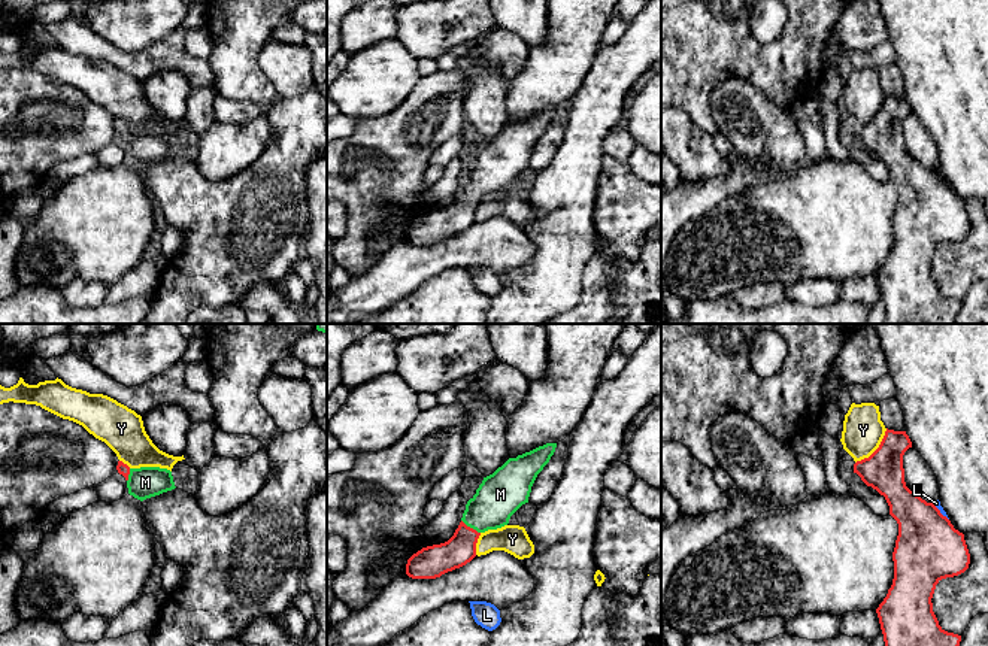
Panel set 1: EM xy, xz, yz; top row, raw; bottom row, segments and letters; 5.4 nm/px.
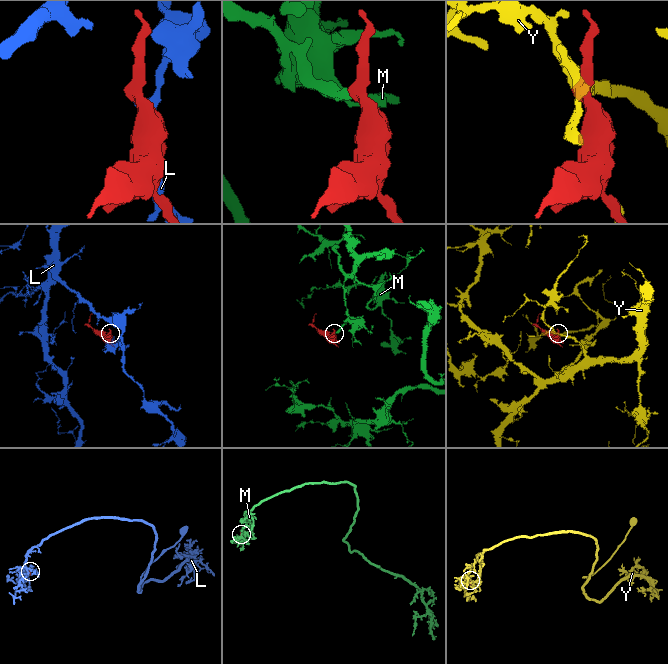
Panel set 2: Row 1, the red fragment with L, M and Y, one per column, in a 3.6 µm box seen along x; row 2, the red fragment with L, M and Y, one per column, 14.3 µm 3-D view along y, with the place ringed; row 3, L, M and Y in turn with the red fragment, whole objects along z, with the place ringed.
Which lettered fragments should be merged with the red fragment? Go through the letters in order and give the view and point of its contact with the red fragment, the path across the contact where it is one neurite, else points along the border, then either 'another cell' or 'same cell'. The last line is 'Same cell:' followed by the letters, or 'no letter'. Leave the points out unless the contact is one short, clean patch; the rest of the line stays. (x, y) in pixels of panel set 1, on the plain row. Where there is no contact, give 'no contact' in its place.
L: yz (939, 178) | another cell
M: xz (469, 193) | across xz (436, 226), (442, 224), (469, 193), (500, 160) | same cell
Y: yz (876, 115) | another cell
Same cell: M

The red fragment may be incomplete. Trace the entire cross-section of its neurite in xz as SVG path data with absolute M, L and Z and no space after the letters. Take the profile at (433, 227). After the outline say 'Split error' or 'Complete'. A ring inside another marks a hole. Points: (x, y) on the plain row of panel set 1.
M546 109L509 124L484 143L476 160L467 167L454 201L445 209L413 219L407 225L406 240L412 245L436 245L470 228L476 222L479 201L507 191L510 182L528 169L531 152L555 113L557 109Z. Split error

